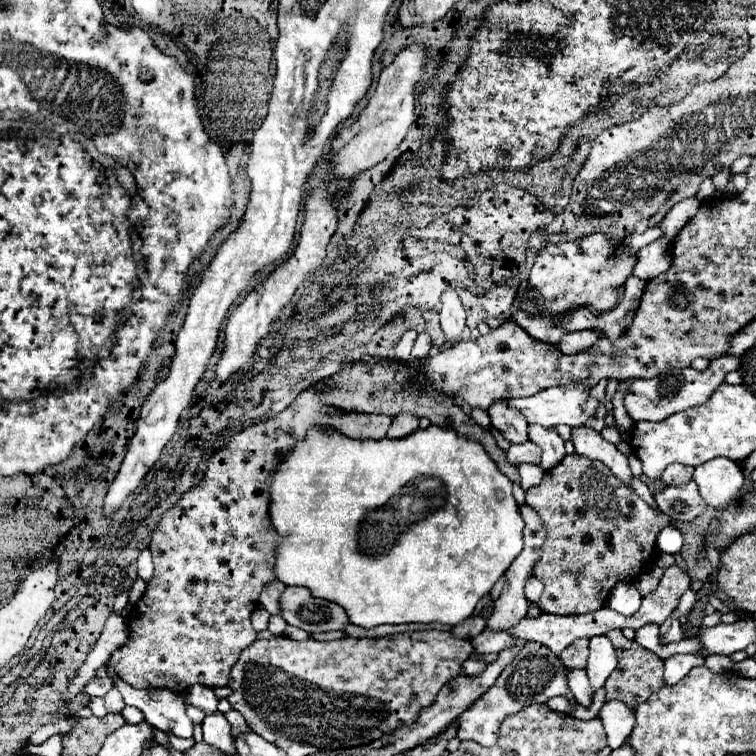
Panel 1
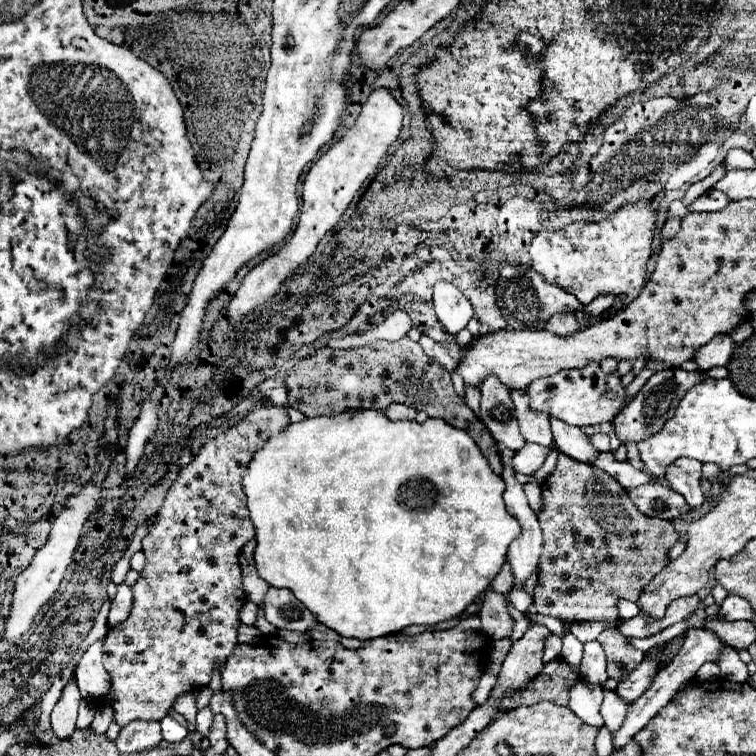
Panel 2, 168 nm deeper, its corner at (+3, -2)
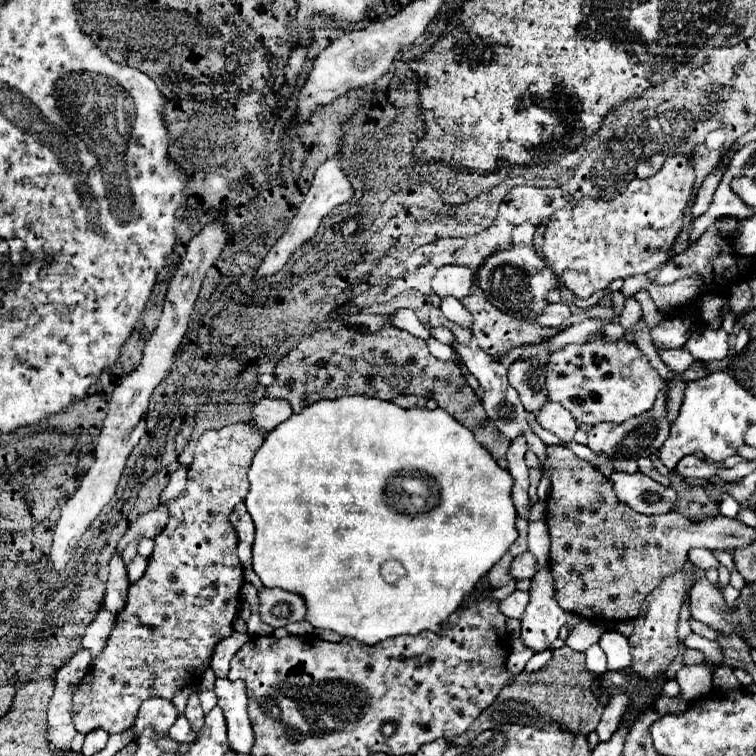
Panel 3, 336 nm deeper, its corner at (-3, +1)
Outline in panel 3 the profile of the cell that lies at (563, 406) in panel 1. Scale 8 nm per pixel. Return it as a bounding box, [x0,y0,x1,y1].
[547,334,665,426]

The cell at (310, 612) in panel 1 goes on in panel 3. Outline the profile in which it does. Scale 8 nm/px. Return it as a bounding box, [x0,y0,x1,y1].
[259,588,307,628]

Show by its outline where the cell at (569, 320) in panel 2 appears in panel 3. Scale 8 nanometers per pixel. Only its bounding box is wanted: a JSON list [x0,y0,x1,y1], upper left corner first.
[539,304,571,328]

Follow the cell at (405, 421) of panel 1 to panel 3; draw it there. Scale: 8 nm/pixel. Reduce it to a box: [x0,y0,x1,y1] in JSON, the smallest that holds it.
[393,396,425,408]

